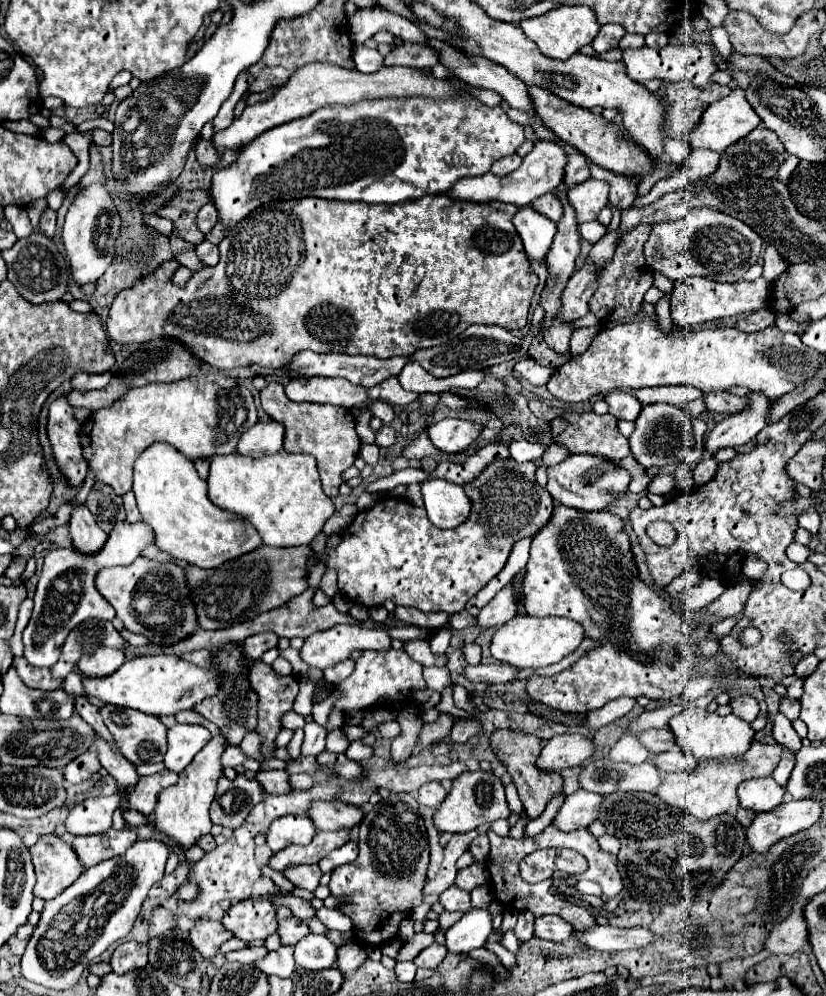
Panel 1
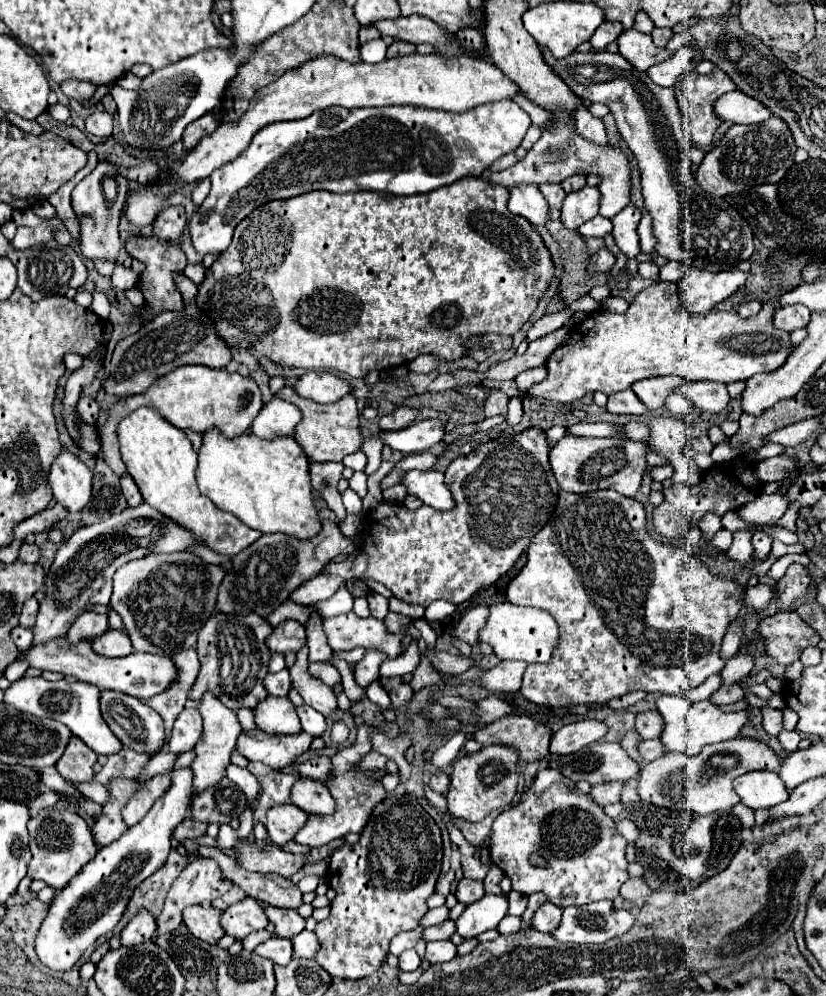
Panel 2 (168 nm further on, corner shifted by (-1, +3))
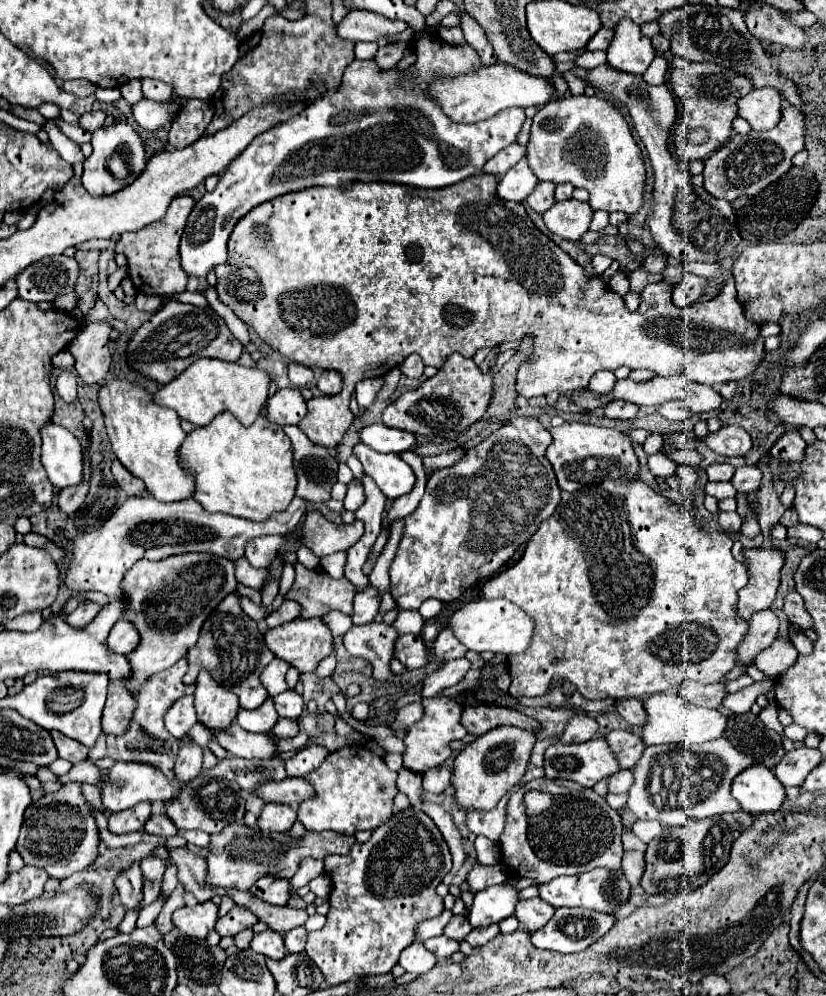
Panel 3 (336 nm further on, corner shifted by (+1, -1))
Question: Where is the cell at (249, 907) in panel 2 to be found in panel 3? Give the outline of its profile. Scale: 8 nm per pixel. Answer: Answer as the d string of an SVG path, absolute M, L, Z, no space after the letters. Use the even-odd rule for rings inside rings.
M234 906L226 916L218 918L216 932L220 936L234 936L234 934L238 934L238 932L242 932L246 928L252 928L256 922L258 922L258 918L248 908Z

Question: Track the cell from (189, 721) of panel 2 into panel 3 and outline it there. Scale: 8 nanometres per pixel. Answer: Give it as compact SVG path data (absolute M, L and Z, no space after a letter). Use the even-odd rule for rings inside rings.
M182 696L180 700L174 702L174 706L166 712L166 730L176 738L182 740L188 730L196 724L196 710L194 710L194 698L192 696Z

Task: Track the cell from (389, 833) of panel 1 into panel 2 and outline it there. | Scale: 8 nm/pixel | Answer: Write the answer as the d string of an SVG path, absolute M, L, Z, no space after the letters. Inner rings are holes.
M388 796L380 802L370 822L360 834L358 844L348 846L348 852L334 850L330 868L326 872L326 880L330 888L334 888L336 898L332 900L330 916L316 924L314 934L318 936L320 950L314 960L334 978L366 978L380 970L382 962L388 956L390 940L404 930L412 930L420 924L420 918L428 912L426 900L434 892L436 880L442 870L442 838L440 828L432 820L432 816L420 806L414 796Z

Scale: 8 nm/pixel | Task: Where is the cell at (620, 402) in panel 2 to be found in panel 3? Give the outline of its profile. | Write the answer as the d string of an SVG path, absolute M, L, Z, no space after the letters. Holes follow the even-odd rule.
M612 400L610 404L604 406L604 416L606 418L620 418L620 420L630 420L636 418L638 406L626 400Z

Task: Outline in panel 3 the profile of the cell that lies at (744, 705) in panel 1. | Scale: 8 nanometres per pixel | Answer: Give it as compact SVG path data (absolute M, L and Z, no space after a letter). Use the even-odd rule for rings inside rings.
M682 682L680 684L680 696L690 700L696 706L704 708L720 708L722 700L726 698L726 686L724 682L718 684L696 684L696 682Z

